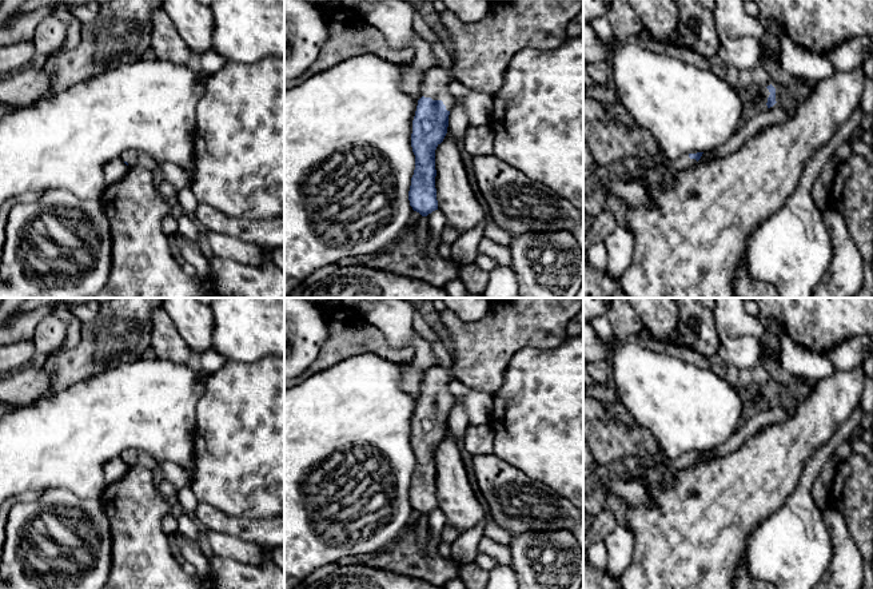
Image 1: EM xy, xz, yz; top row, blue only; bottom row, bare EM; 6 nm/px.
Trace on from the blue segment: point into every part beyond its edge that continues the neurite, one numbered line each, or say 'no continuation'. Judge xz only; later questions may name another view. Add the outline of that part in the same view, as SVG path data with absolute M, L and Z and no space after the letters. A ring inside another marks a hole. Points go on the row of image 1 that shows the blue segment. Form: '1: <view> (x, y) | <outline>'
1: xz (435, 80) | M432 67L423 71L422 96L432 100L442 100L447 111L451 111L457 104L454 96L449 89L453 80L449 69L442 67Z

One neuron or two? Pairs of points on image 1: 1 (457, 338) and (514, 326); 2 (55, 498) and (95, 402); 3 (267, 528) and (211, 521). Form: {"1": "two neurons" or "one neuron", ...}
{"1": "one neuron", "2": "two neurons", "3": "one neuron"}

